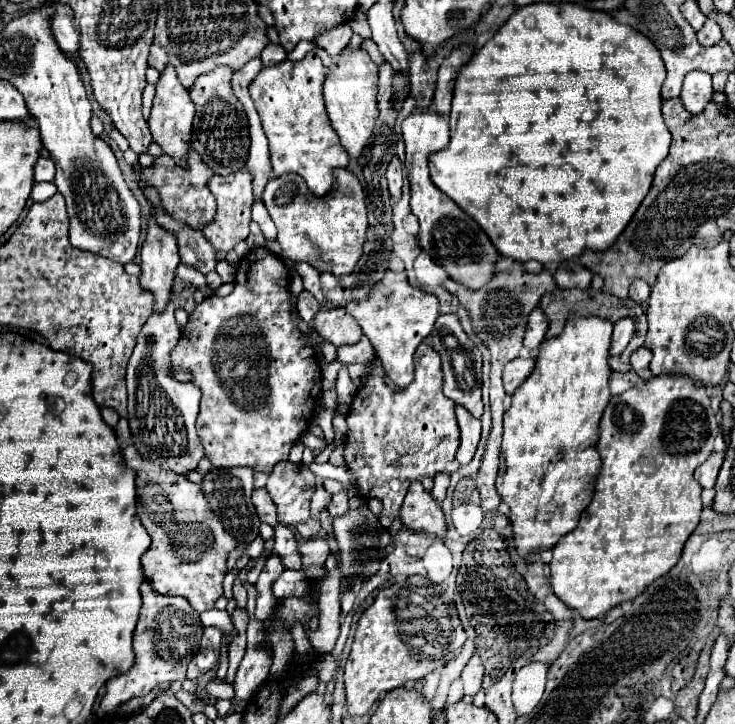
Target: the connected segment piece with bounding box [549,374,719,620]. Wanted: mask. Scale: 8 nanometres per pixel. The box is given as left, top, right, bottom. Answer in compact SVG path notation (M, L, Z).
M659 374L653 376L649 380L645 380L641 386L633 386L631 390L613 396L603 412L601 418L601 438L597 444L597 450L601 454L603 466L601 472L595 480L595 492L593 492L593 500L589 504L589 508L581 514L579 524L573 532L569 532L567 536L563 536L555 546L553 546L553 560L551 560L551 588L555 592L555 596L565 602L569 608L577 610L585 620L597 618L601 614L605 614L607 610L611 610L613 606L619 606L625 600L633 600L637 598L651 582L655 582L657 578L661 578L663 574L667 574L679 560L683 544L687 542L687 538L691 536L691 532L697 528L699 518L701 518L701 508L703 508L703 500L701 500L701 492L703 488L699 486L699 482L693 478L693 470L703 464L711 450L713 450L713 440L715 434L719 432L719 422L717 422L717 414L711 408L709 402L709 394L705 386L699 386L699 382L695 382L693 378L687 378L687 374Z

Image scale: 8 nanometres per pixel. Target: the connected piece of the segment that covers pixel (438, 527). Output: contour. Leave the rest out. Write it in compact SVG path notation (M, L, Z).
M413 482L405 496L401 520L415 532L433 534L441 540L445 540L447 536L447 522L441 504L435 502L435 498L419 482Z

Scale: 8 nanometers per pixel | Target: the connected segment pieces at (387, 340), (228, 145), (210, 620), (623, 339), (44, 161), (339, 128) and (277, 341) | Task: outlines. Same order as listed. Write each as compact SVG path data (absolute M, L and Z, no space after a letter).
M387 270L383 280L377 282L369 296L359 302L349 302L345 306L363 328L363 334L373 344L375 356L381 362L387 378L395 386L407 386L413 382L413 354L417 346L433 332L433 324L439 316L439 300L407 282L405 272Z
M217 66L215 70L201 74L191 90L191 100L197 108L193 122L193 150L199 152L203 162L221 176L233 174L241 170L247 162L249 150L249 134L247 134L247 116L239 100L231 90L231 74L233 70L227 66Z
M207 610L207 612L201 613L201 624L207 628L207 626L217 626L217 628L221 628L223 630L223 636L231 630L231 618L229 618L229 614L227 612L219 612L219 610Z
M621 318L619 322L615 322L613 342L611 342L611 356L619 356L627 348L633 332L635 332L633 318Z
M41 156L33 166L33 180L35 182L53 182L55 178L55 164L51 158Z
M345 48L335 64L333 70L327 72L327 78L323 82L323 98L325 98L325 108L331 118L331 124L335 132L341 138L341 144L347 148L351 158L357 158L363 148L367 146L373 126L377 120L377 72L379 68L371 62L369 54L359 48L359 50L349 50Z
M265 256L257 262L243 260L235 276L233 292L229 296L207 296L197 304L171 352L171 362L193 370L193 378L203 392L197 432L205 456L215 468L249 466L255 472L271 472L277 462L287 460L291 446L307 430L305 418L319 404L321 366L291 318L287 286L289 270L277 256Z

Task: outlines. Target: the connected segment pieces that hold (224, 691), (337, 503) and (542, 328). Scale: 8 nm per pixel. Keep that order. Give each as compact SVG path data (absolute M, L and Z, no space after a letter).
M211 680L209 684L207 684L207 694L209 696L215 696L217 700L219 698L227 698L227 700L231 700L233 696L235 696L235 692L233 692L233 686L229 686L229 682L225 682L225 680Z
M339 492L339 494L335 494L335 496L331 498L331 502L329 502L327 510L329 510L329 514L331 514L333 518L337 518L337 516L343 516L343 514L349 510L347 494L345 494L345 492Z
M535 308L529 314L529 322L527 322L527 330L525 330L525 348L529 348L529 350L537 348L545 340L547 328L549 328L547 316L543 314L543 310Z

